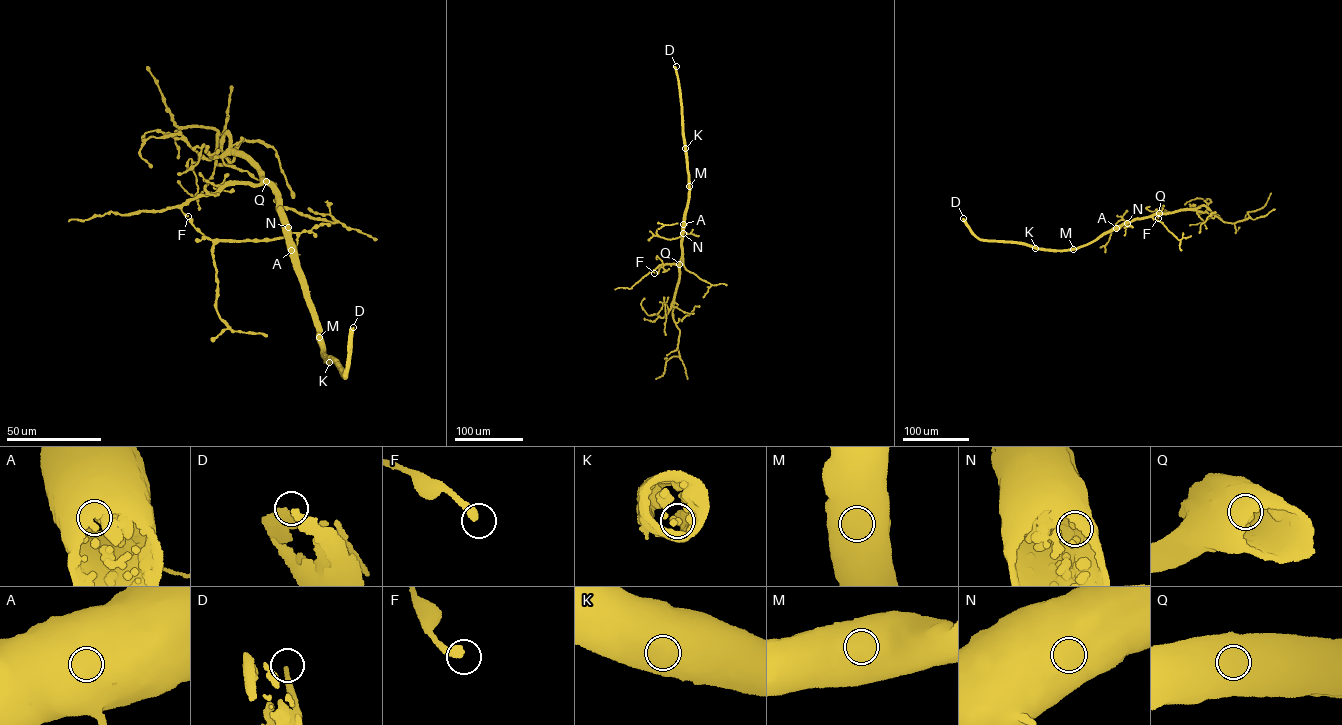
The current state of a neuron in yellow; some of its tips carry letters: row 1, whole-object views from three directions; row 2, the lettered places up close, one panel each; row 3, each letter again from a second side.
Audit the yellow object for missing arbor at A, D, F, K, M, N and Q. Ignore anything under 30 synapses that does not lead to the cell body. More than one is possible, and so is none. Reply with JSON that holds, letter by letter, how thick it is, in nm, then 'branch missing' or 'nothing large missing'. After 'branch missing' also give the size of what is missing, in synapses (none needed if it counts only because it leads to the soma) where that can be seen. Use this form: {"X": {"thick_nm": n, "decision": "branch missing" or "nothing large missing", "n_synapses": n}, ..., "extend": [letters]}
{"A": {"thick_nm": 140, "decision": "nothing large missing"}, "D": {"thick_nm": 240, "decision": "branch missing", "n_synapses": 16500}, "F": {"thick_nm": 380, "decision": "nothing large missing"}, "K": {"thick_nm": 240, "decision": "nothing large missing"}, "M": {"thick_nm": 140, "decision": "nothing large missing"}, "N": {"thick_nm": 200, "decision": "nothing large missing"}, "Q": {"thick_nm": 140, "decision": "nothing large missing"}, "extend": ["D"]}

